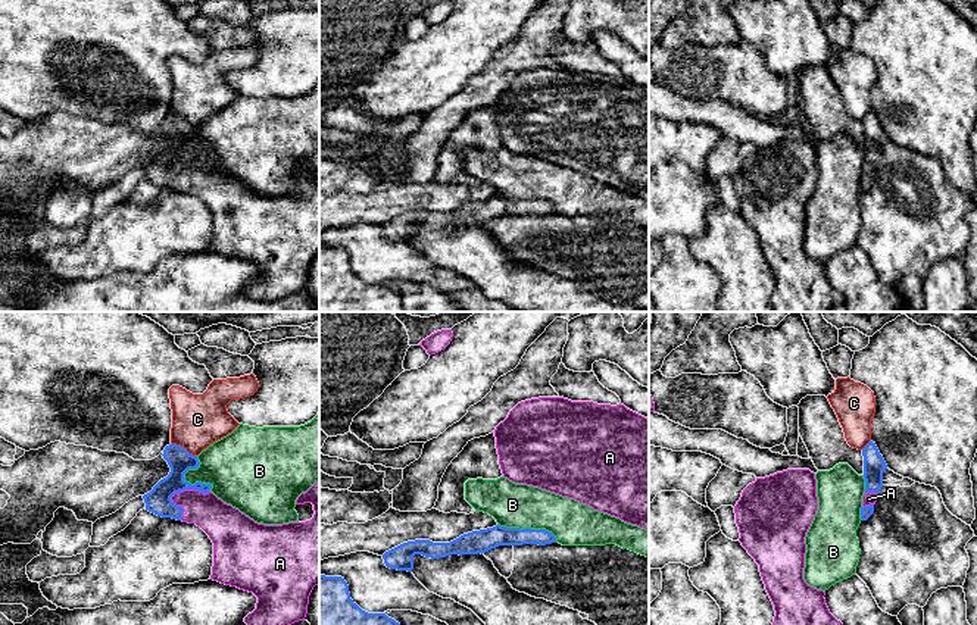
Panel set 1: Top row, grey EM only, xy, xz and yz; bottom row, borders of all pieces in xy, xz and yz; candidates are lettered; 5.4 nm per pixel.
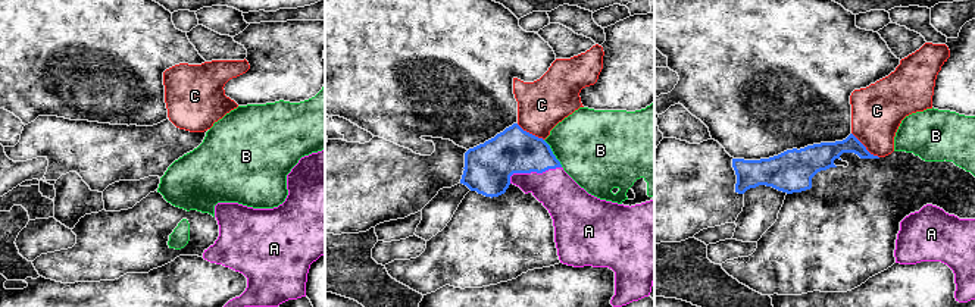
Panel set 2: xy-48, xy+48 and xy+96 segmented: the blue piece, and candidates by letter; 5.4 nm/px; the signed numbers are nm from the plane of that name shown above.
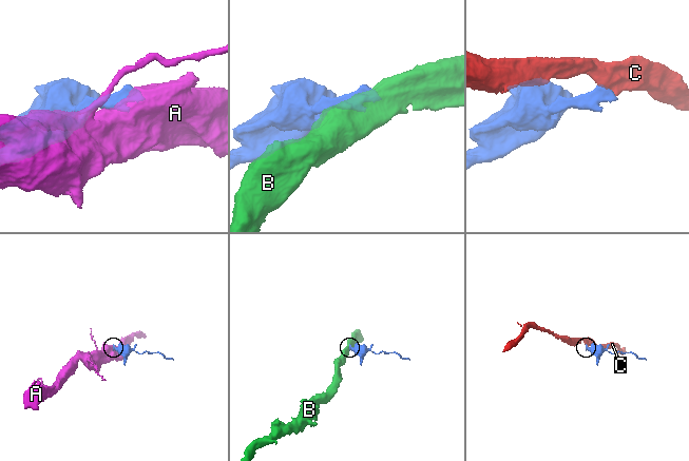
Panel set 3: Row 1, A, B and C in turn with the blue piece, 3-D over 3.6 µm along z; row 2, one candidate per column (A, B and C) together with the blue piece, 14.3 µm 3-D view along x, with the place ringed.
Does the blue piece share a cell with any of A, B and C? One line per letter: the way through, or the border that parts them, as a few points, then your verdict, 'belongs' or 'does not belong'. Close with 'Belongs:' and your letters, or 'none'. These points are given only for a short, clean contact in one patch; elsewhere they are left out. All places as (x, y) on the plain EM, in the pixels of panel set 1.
A: way xy (158, 172), (171, 168), (177, 162), (189, 174), (206, 181); belongs
B: does not belong
C: border xy (171, 112), (196, 127); does not belong
Belongs: A

